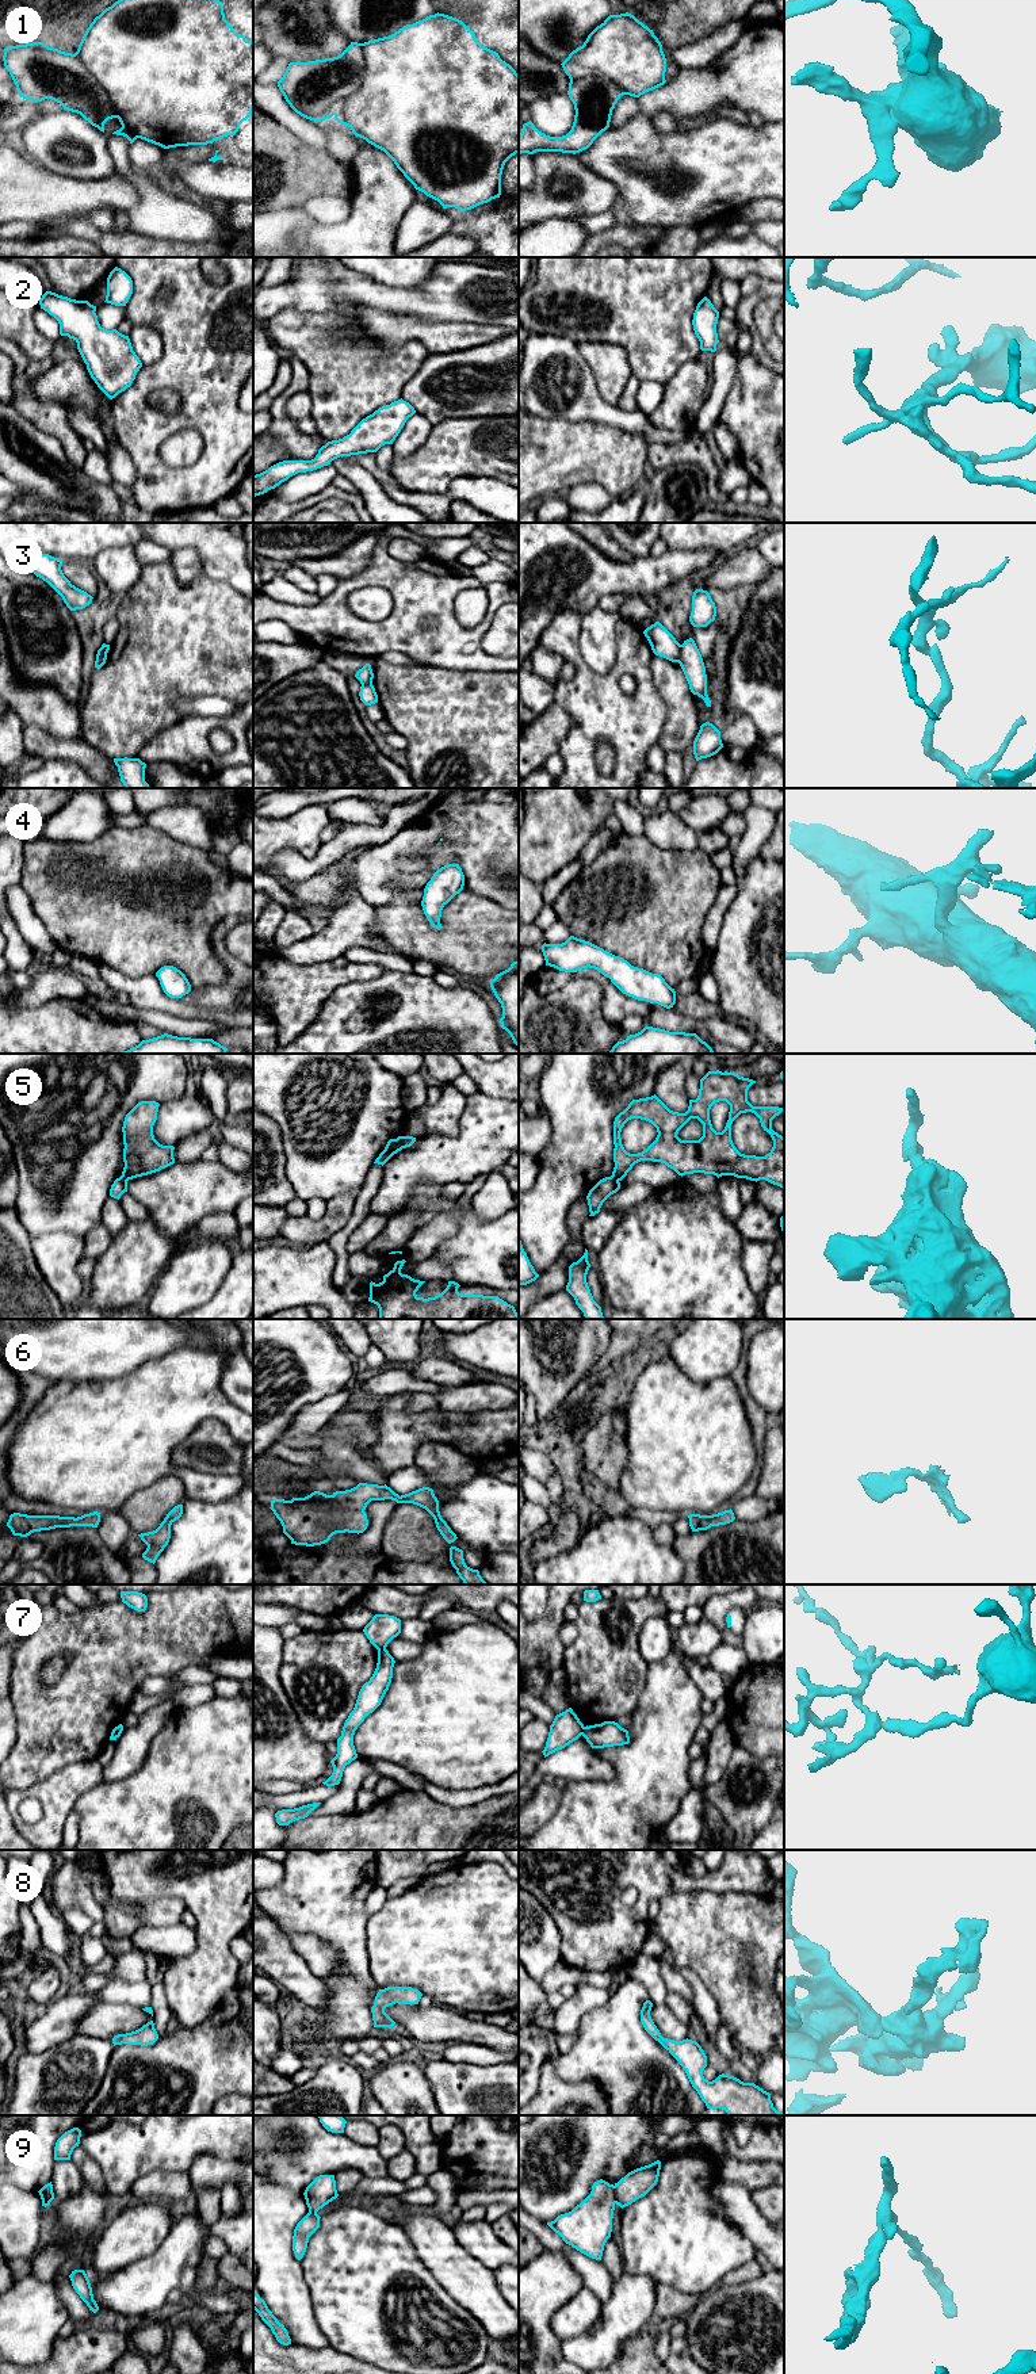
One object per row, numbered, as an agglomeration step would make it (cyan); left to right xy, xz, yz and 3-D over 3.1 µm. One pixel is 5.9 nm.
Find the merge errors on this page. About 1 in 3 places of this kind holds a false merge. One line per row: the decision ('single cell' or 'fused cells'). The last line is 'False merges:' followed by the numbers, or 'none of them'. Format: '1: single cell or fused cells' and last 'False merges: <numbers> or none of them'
1: fused cells
2: single cell
3: fused cells
4: single cell
5: fused cells
6: single cell
7: fused cells
8: single cell
9: fused cells
False merges: 1, 3, 5, 7, 9

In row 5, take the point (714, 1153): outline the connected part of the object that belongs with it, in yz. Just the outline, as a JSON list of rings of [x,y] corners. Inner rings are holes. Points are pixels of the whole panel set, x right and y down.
[[[708,1071],[700,1079],[699,1096],[696,1100],[689,1100],[689,1106],[685,1113],[670,1110],[655,1094],[646,1098],[632,1100],[628,1106],[620,1112],[613,1121],[613,1162],[615,1167],[612,1178],[622,1181],[632,1166],[641,1161],[653,1161],[665,1163],[678,1175],[704,1173],[714,1174],[718,1178],[722,1175],[734,1175],[750,1181],[765,1180],[784,1190],[784,1138],[772,1129],[772,1120],[779,1116],[784,1108],[779,1106],[753,1106],[748,1101],[748,1090],[756,1081],[739,1077],[735,1073]],[[726,1101],[730,1105],[729,1120],[722,1132],[712,1128],[710,1120],[710,1109],[715,1102]],[[752,1112],[761,1123],[772,1140],[773,1147],[765,1157],[741,1154],[731,1140],[731,1124],[741,1115]],[[631,1119],[641,1119],[651,1123],[657,1128],[655,1140],[642,1152],[630,1154],[622,1144],[620,1132],[624,1124]],[[697,1119],[703,1124],[703,1136],[699,1140],[681,1140],[677,1134],[691,1120]]]

